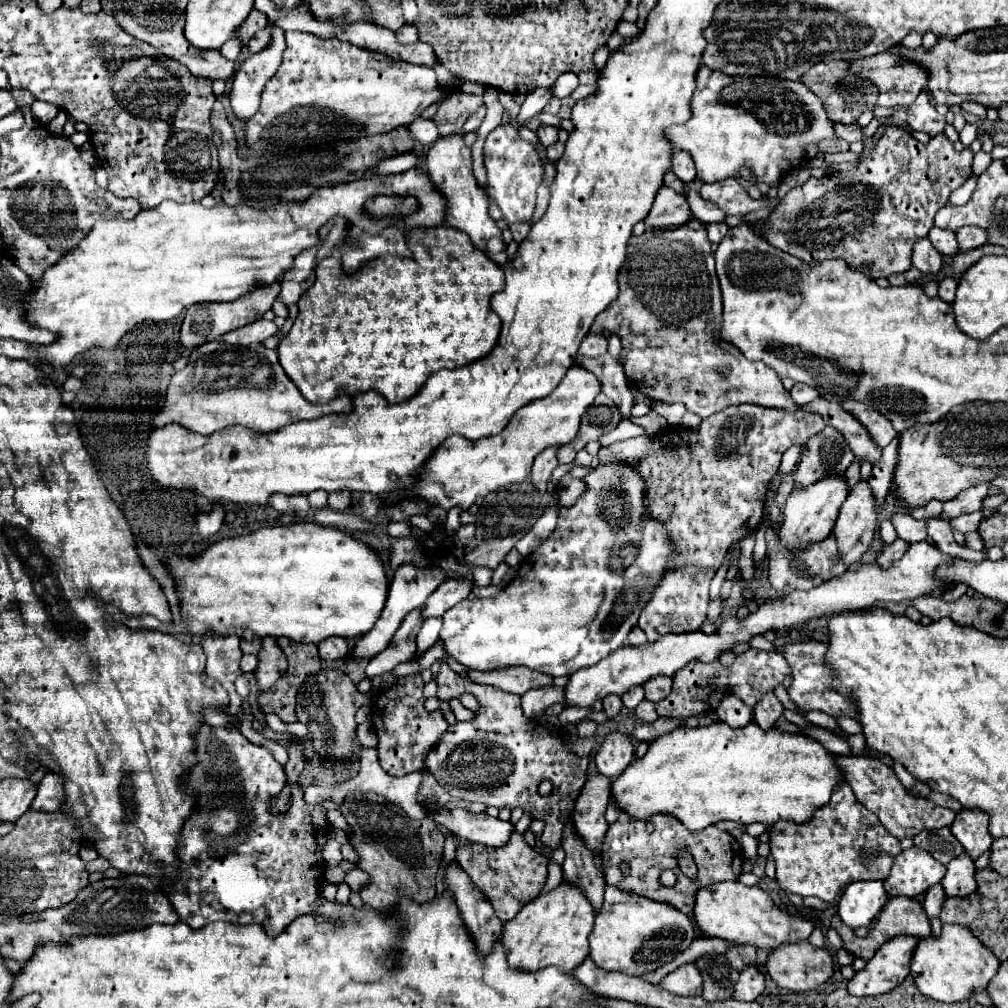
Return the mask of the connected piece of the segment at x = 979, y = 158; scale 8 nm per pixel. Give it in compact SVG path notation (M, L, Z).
M979 151L974 154L972 173L979 176L989 167L992 163L992 156L990 153L985 153L984 151Z

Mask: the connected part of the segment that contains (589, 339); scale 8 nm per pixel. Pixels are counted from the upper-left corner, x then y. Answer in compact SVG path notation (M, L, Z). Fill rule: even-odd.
M589 333L583 339L583 343L579 347L579 353L587 355L587 357L597 357L597 355L607 353L607 339L605 339L605 335L593 335L593 333Z

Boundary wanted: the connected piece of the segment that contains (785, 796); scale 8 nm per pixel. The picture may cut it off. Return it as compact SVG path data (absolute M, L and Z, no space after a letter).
M723 721L695 729L679 727L667 735L657 737L657 741L651 743L647 755L637 759L635 765L623 773L623 777L613 781L611 793L619 809L627 809L627 813L633 817L649 819L655 813L669 813L691 831L705 829L725 819L743 825L763 823L769 827L777 821L809 823L815 811L827 805L837 785L845 781L835 759L837 755L827 751L819 741L803 733L787 733L775 727L763 731L759 725L747 723L745 727L733 729Z

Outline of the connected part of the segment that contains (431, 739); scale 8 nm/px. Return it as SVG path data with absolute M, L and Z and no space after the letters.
M419 675L401 677L399 683L393 687L393 691L409 691L409 701L395 697L393 701L389 701L391 705L383 705L373 715L375 733L379 737L379 745L377 745L379 761L381 761L381 767L393 777L403 777L407 773L423 769L427 753L439 743L439 737L447 729L443 711L425 711L423 685L425 683Z

